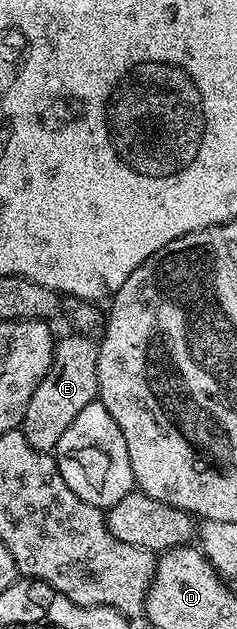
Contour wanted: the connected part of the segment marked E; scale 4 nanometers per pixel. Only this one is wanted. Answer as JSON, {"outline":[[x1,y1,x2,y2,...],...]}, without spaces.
{"outline":[[78,331,71,334,57,342,50,369,44,379,40,379,36,391,32,391,20,426,28,443,41,453,50,453,58,446,60,435,68,431,72,419,76,419,76,415,80,415,80,411,84,411,98,395,98,341]]}

